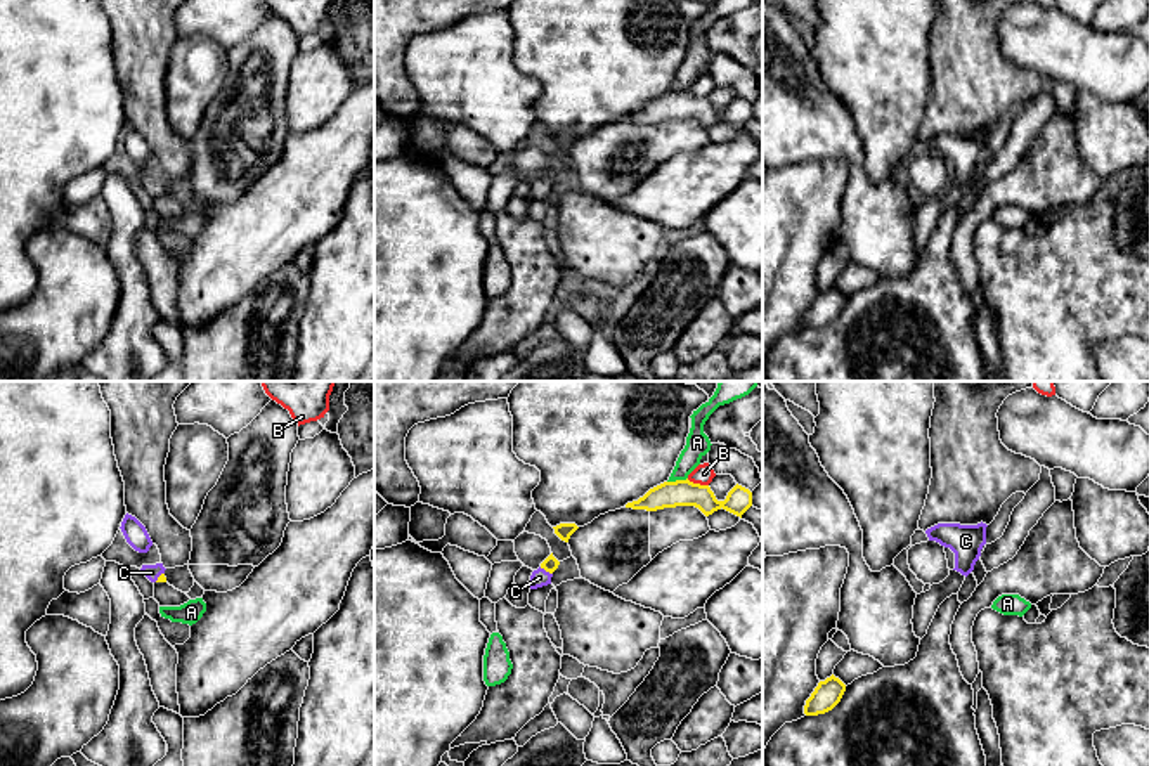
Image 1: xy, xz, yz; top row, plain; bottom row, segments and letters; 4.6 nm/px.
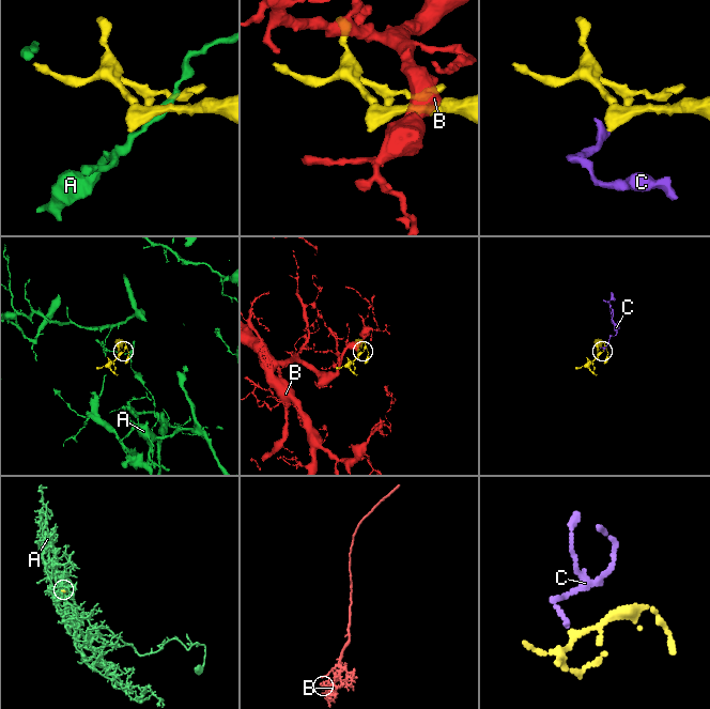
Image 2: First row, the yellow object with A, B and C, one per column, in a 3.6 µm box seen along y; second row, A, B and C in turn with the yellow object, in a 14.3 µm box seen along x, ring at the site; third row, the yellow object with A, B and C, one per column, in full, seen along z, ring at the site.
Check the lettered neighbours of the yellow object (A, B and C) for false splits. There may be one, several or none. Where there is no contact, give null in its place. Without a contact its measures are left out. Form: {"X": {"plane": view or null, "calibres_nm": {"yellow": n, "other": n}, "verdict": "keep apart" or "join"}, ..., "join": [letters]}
{"A": {"plane": "xz", "calibres_nm": {"yellow": 130, "other": 110}, "verdict": "keep apart"}, "B": {"plane": "xz", "calibres_nm": {"yellow": 130, "other": 90}, "verdict": "keep apart"}, "C": {"plane": "xz", "calibres_nm": {"yellow": 70, "other": 90}, "verdict": "join"}, "join": ["C"]}

